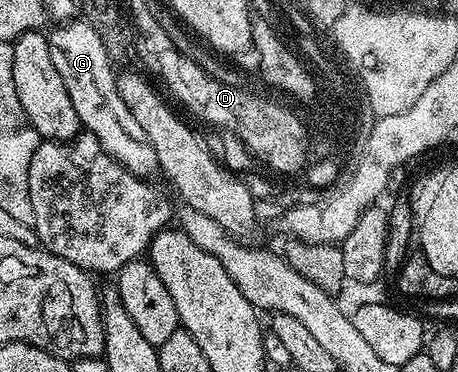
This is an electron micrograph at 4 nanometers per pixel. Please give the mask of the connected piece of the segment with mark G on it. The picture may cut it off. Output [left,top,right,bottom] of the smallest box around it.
[47,17,160,177]

